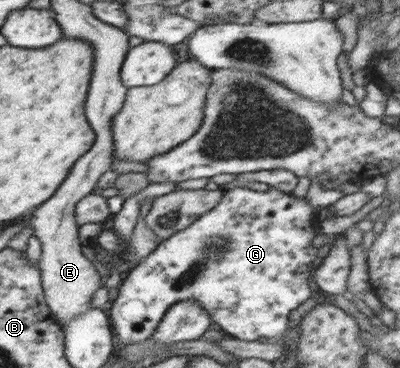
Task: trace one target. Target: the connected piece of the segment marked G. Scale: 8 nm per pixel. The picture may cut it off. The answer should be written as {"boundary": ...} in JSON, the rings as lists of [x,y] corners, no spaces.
{"boundary":[[[239,187],[225,190],[221,202],[213,210],[202,214],[197,220],[193,220],[188,227],[172,234],[164,241],[162,240],[156,249],[143,258],[139,265],[129,272],[129,276],[120,283],[119,295],[106,307],[110,326],[115,331],[115,343],[121,343],[122,347],[122,345],[139,344],[151,339],[153,331],[157,329],[162,318],[165,317],[167,310],[173,304],[179,302],[197,302],[197,304],[201,304],[203,310],[207,310],[207,314],[212,318],[212,322],[219,324],[222,332],[230,337],[247,341],[257,341],[258,338],[266,338],[270,341],[277,340],[289,328],[289,315],[291,311],[299,308],[299,306],[311,298],[309,281],[313,278],[313,261],[319,260],[324,251],[313,247],[311,241],[317,235],[317,230],[314,227],[319,224],[322,216],[322,212],[313,211],[311,206],[307,205],[305,198],[294,197],[291,193],[281,192],[280,189],[271,188],[269,191],[255,191],[247,187]]]}

